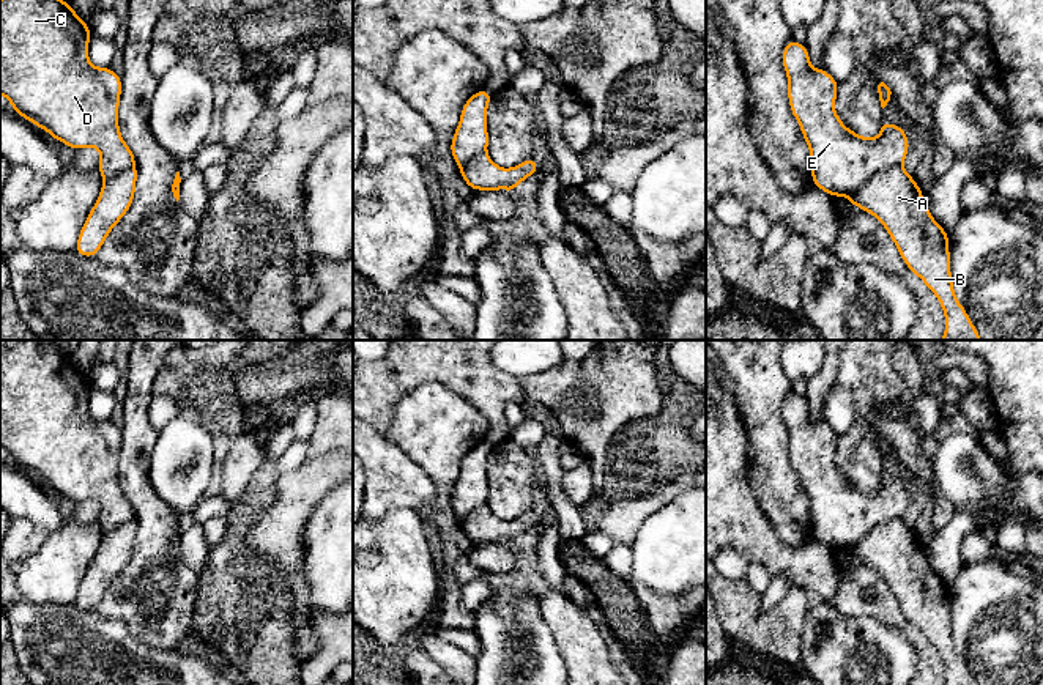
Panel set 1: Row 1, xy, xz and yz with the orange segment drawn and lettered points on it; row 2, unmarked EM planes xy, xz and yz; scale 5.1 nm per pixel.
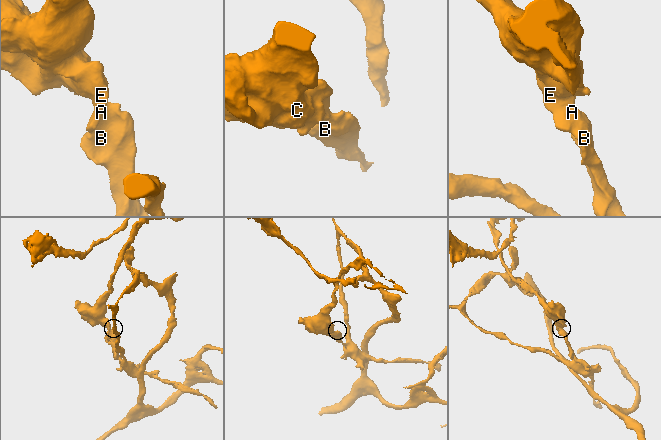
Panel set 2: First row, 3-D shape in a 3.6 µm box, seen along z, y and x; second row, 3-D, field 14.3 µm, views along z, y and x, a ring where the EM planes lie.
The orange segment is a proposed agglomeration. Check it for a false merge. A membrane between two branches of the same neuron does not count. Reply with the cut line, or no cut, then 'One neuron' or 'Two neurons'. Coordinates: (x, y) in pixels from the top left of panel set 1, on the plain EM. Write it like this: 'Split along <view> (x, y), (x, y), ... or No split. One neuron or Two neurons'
Split along yz (901, 517), (881, 522), (848, 548). Two neurons

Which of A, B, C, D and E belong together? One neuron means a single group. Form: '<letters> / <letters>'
A B / C D E

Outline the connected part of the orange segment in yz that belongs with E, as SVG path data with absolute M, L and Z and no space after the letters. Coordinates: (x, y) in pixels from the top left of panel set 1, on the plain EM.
M791 392L781 414L789 461L810 501L811 532L818 542L832 550L849 548L878 524L903 518L909 504L903 480L884 472L878 490L856 487L835 465L838 435L826 422L811 420L805 397Z

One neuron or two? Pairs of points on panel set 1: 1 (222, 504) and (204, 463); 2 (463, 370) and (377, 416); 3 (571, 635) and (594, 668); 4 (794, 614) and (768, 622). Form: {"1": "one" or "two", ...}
{"1": "two", "2": "one", "3": "one", "4": "one"}

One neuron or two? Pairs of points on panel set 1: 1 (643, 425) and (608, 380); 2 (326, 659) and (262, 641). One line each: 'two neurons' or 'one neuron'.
1: two neurons
2: two neurons

